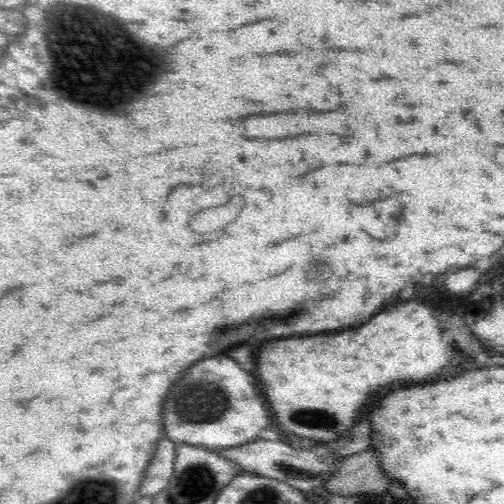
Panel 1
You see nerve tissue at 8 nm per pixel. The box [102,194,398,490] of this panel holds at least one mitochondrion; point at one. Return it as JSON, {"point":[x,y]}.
{"point":[199,402]}

